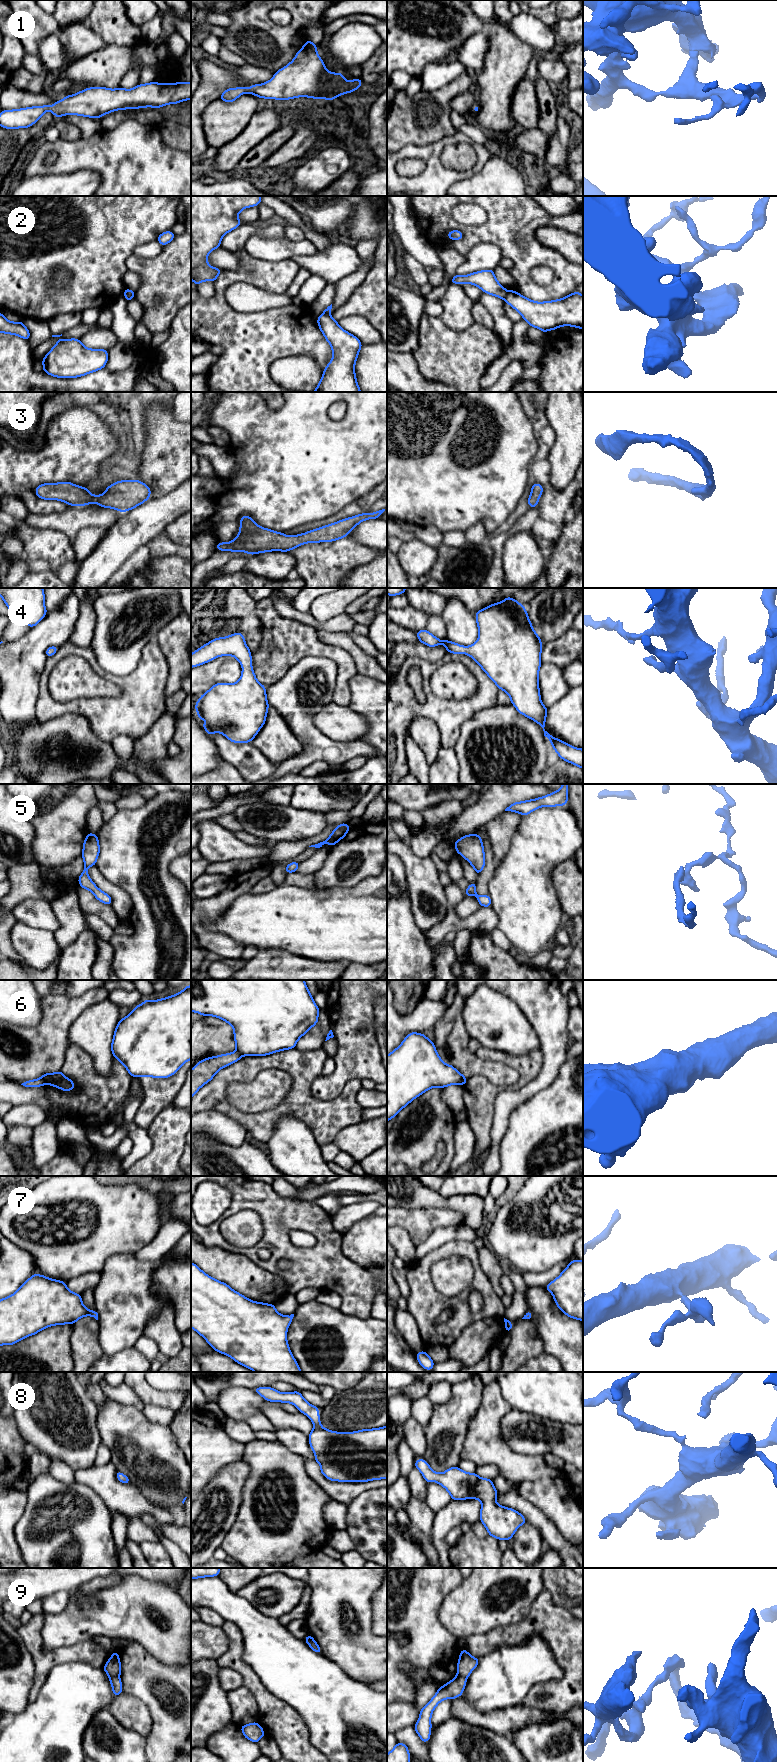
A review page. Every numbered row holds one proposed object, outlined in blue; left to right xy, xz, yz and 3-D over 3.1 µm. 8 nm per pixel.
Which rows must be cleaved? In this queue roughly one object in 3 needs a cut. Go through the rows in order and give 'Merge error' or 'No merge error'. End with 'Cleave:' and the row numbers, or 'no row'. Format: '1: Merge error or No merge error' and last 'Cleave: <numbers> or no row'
1: No merge error
2: Merge error
3: No merge error
4: No merge error
5: No merge error
6: Merge error
7: No merge error
8: No merge error
9: Merge error
Cleave: 2, 6, 9

